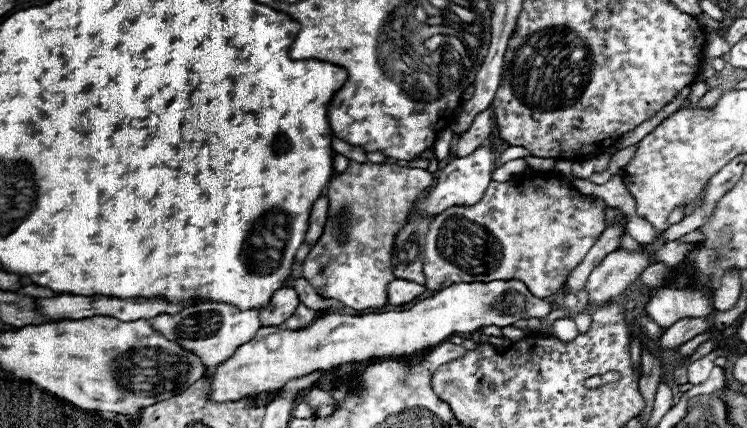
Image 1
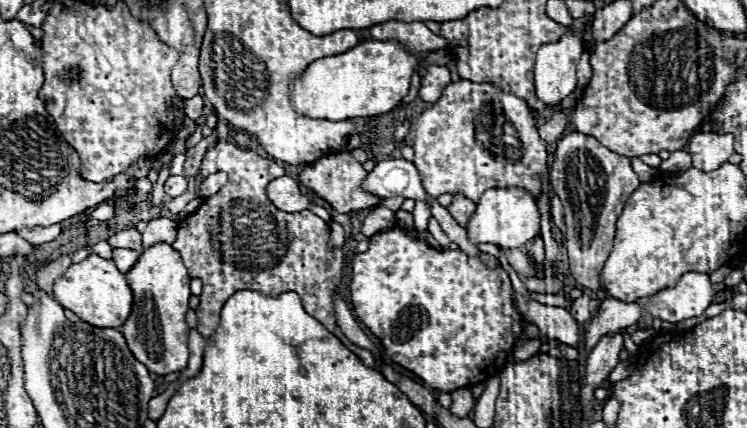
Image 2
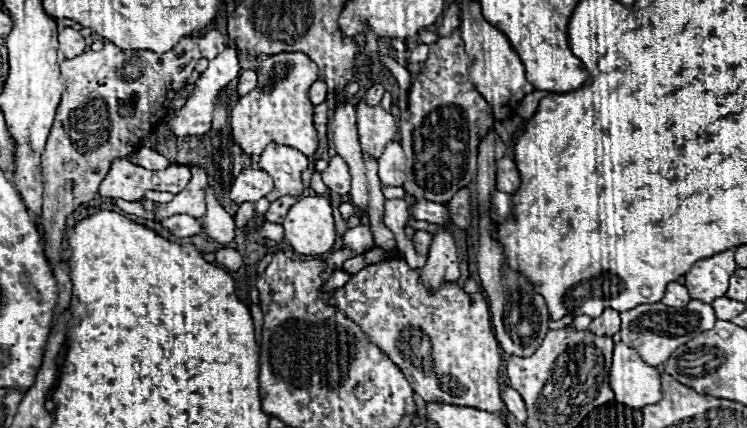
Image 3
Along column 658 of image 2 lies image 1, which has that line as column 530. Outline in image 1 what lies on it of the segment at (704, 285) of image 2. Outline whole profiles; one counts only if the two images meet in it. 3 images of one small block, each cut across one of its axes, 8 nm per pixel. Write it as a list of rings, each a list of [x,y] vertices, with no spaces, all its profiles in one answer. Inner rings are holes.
[[[520,280],[460,282],[452,284],[432,298],[424,298],[404,312],[380,312],[366,316],[346,316],[340,312],[322,312],[308,328],[280,330],[262,326],[256,336],[240,346],[232,358],[218,366],[212,382],[212,400],[234,402],[260,392],[274,392],[288,378],[302,378],[316,370],[330,370],[346,362],[364,362],[370,358],[412,358],[438,346],[454,332],[474,332],[482,326],[510,326],[518,320],[546,318],[552,304],[534,296]]]

